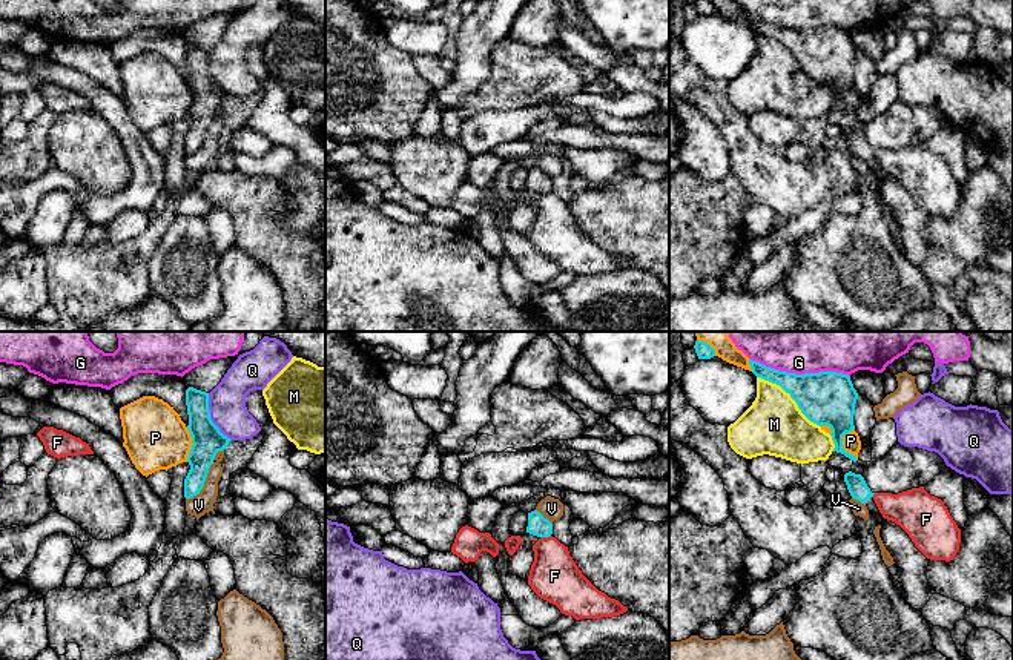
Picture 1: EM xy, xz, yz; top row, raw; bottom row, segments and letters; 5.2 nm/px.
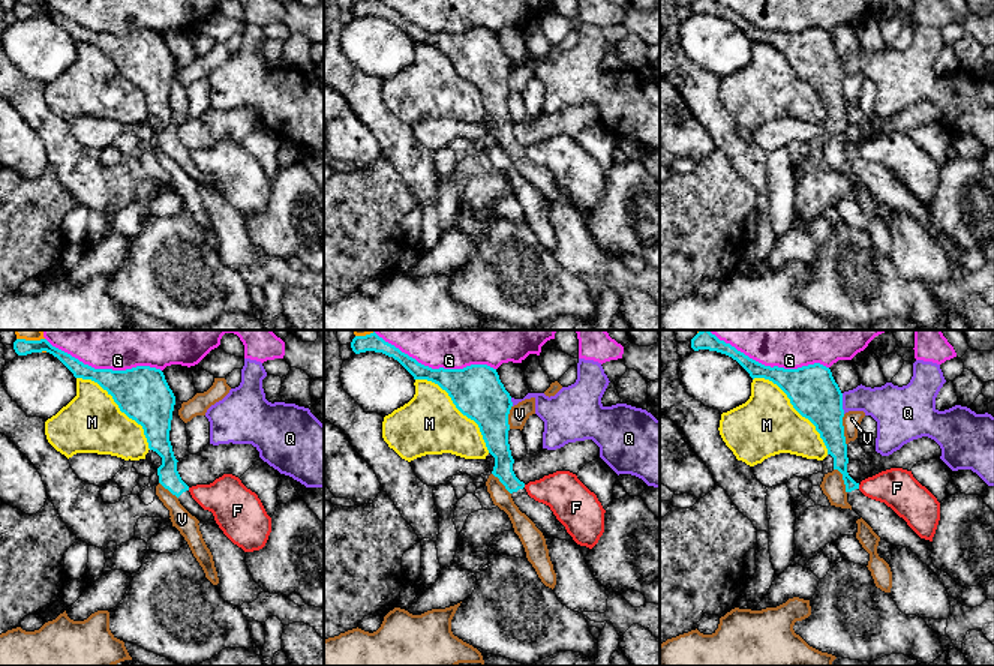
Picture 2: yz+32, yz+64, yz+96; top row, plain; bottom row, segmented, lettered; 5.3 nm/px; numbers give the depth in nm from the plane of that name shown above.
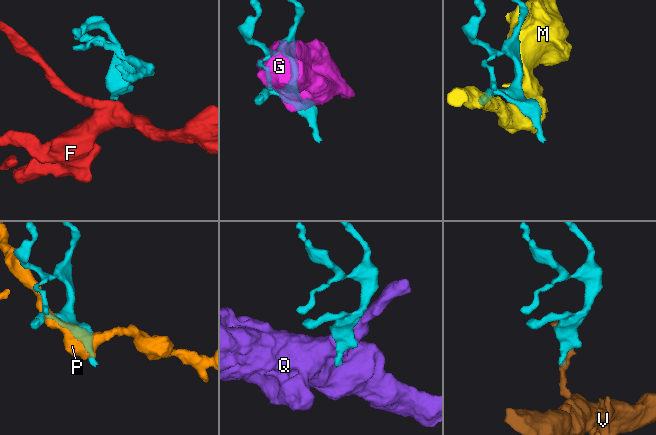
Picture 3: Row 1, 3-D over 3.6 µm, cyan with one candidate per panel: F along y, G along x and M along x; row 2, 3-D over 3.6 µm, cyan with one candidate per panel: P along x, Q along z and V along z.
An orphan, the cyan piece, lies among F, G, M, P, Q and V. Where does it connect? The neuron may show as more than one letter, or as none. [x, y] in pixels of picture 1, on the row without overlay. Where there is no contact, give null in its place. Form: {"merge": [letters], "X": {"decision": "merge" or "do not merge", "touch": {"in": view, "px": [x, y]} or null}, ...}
{"merge": [], "F": {"decision": "do not merge", "touch": {"in": "xz", "px": [545, 192]}}, "G": {"decision": "do not merge", "touch": {"in": "yz", "px": [800, 31]}}, "M": {"decision": "do not merge", "touch": {"in": "yz", "px": [791, 52]}}, "P": {"decision": "do not merge", "touch": {"in": "yz", "px": [841, 100]}}, "Q": {"decision": "do not merge", "touch": {"in": "xy", "px": [209, 74]}}, "V": {"decision": "do not merge", "touch": {"in": "xy", "px": [203, 140]}}}

